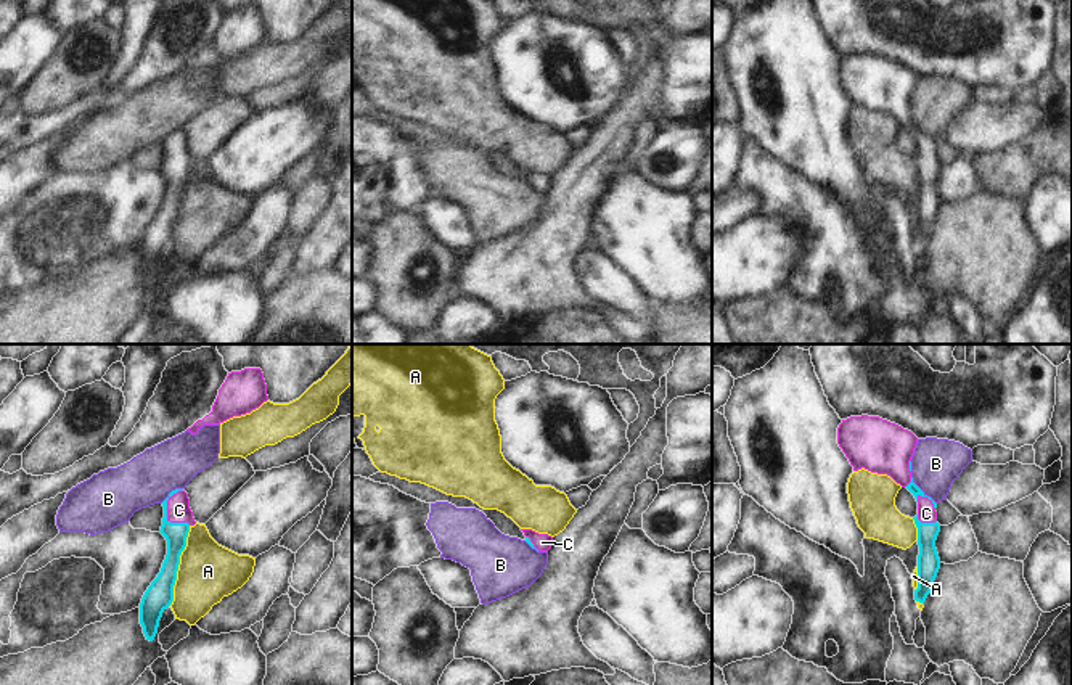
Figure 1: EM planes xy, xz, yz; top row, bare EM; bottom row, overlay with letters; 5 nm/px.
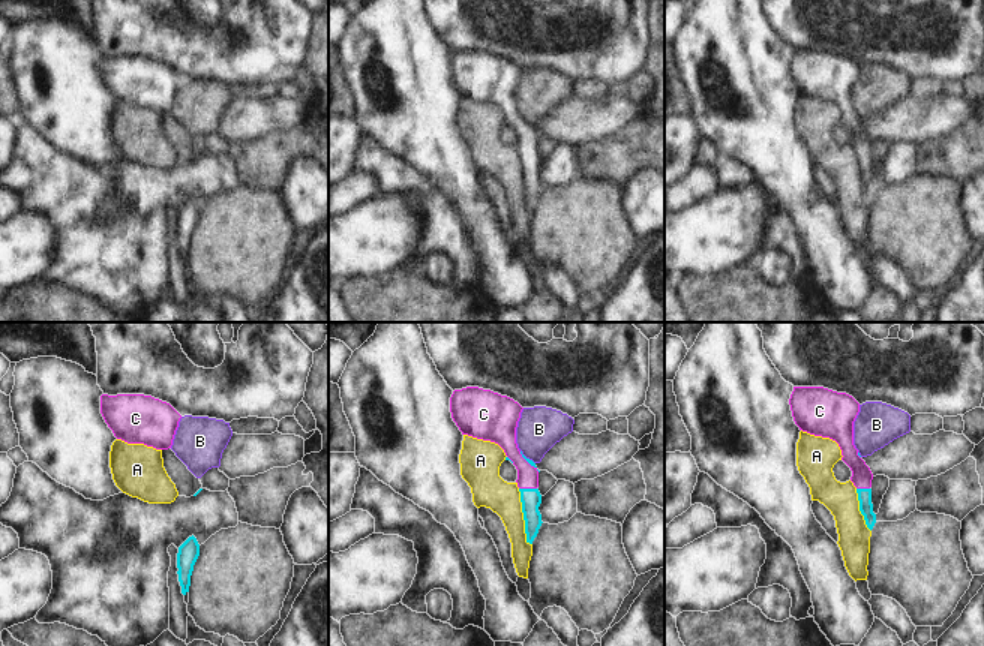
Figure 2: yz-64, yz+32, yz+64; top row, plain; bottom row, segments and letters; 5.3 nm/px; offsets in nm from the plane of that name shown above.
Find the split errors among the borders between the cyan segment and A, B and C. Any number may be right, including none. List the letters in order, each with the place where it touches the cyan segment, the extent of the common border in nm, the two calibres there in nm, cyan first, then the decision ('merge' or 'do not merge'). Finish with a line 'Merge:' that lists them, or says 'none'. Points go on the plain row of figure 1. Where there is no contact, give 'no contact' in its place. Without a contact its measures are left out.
A: xy (177, 206) | 420 nm | 140/300 nm | do not merge
B: yz (921, 131) | 190 nm | 50/240 nm | do not merge
C: xy (166, 153) | 190 nm | 120/120 nm | merge
Merge: C

